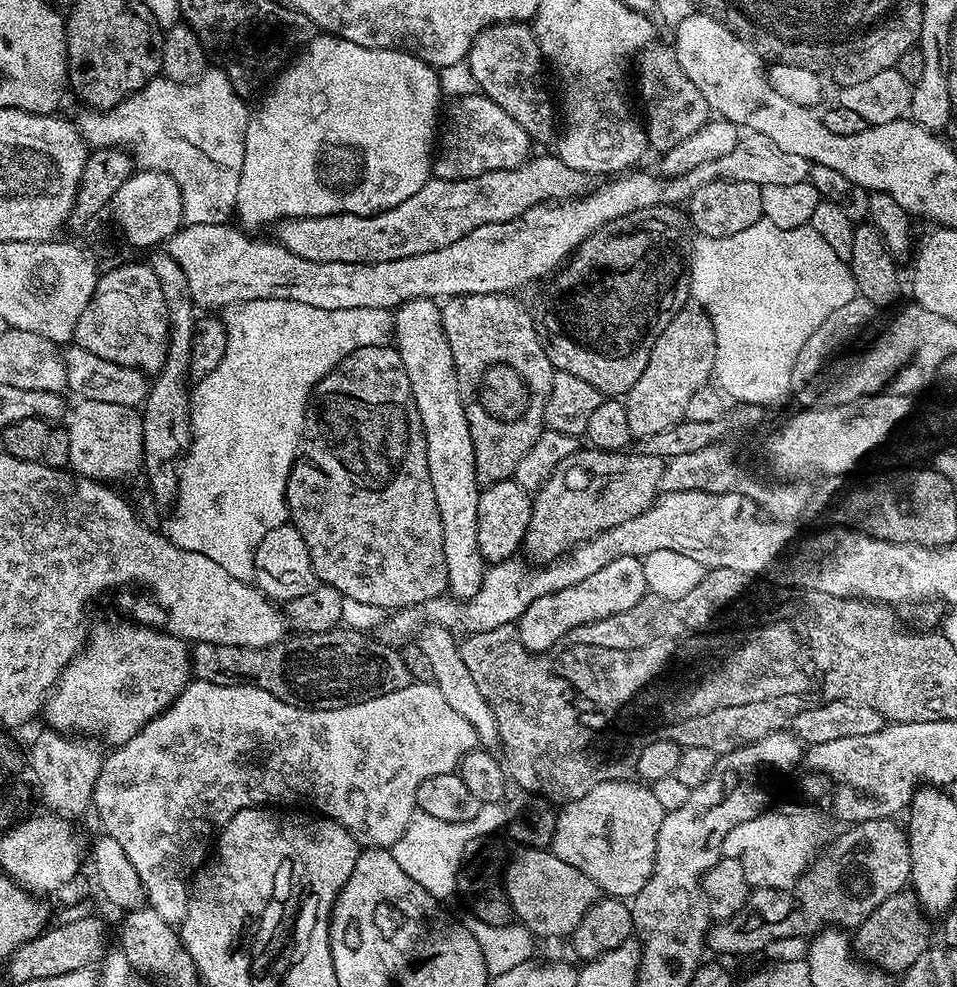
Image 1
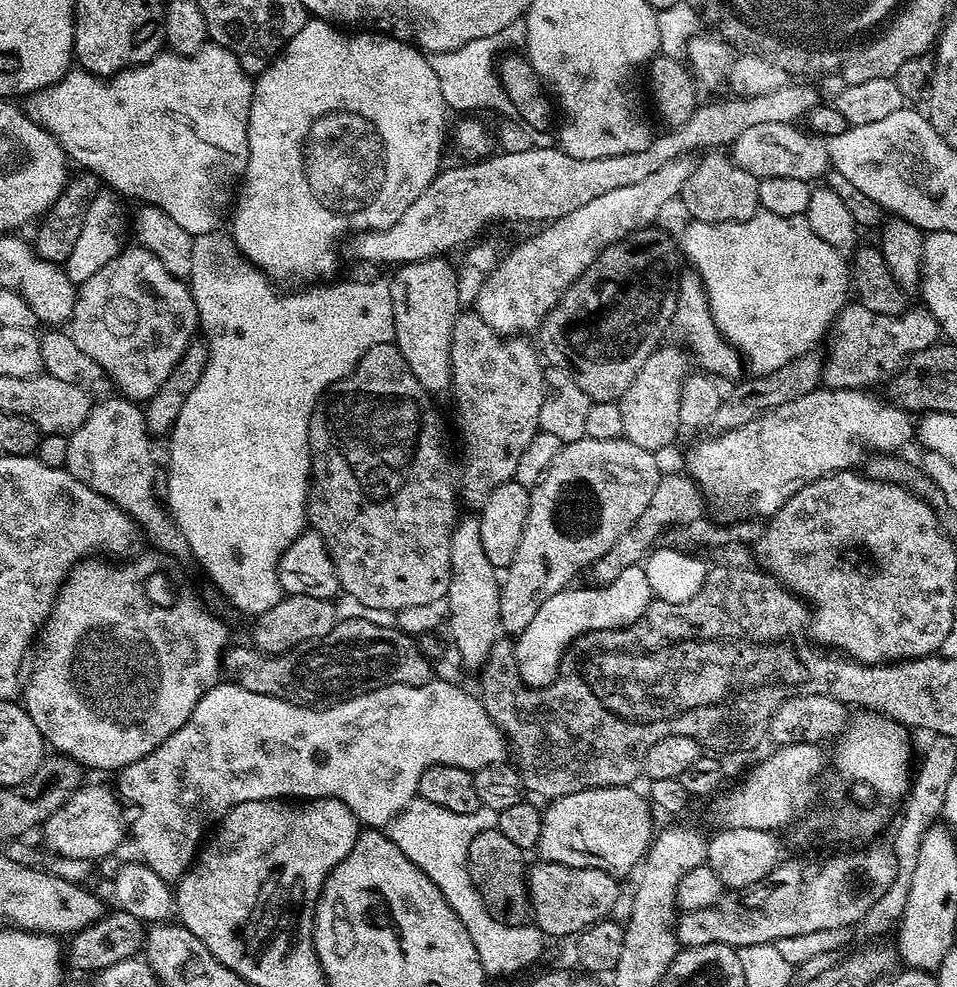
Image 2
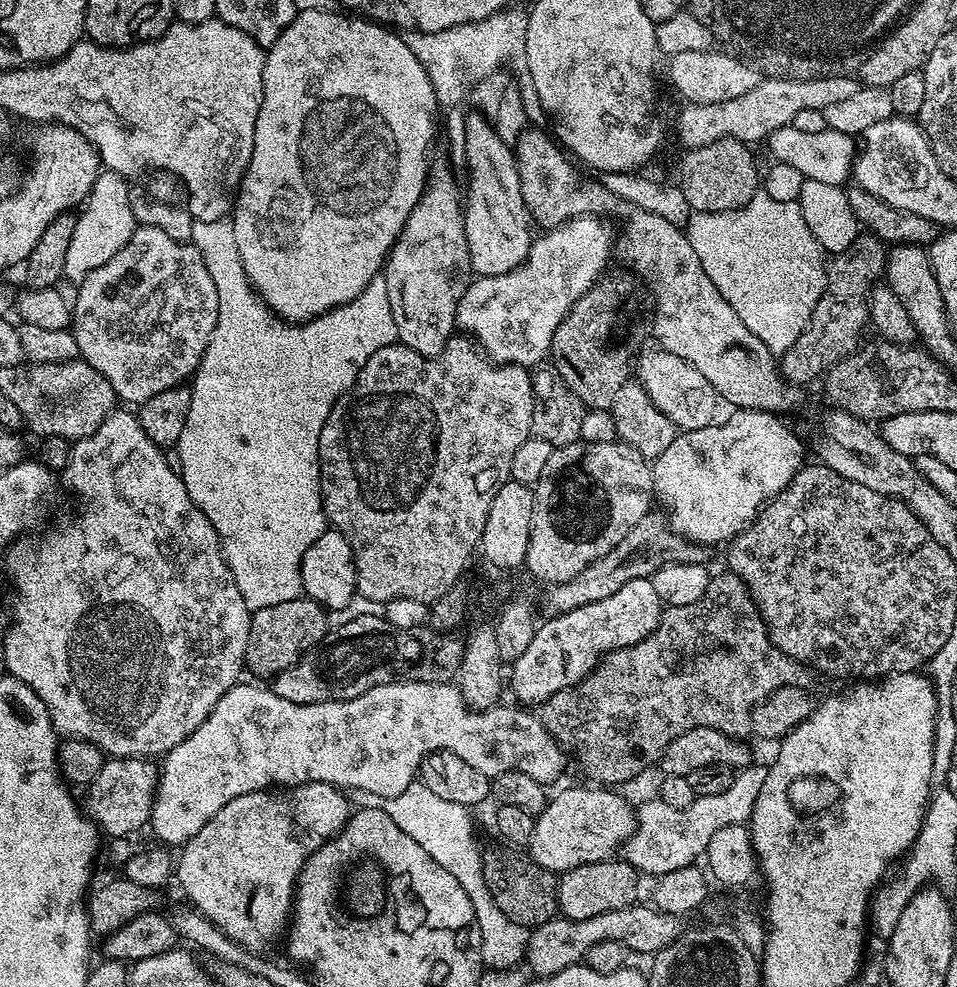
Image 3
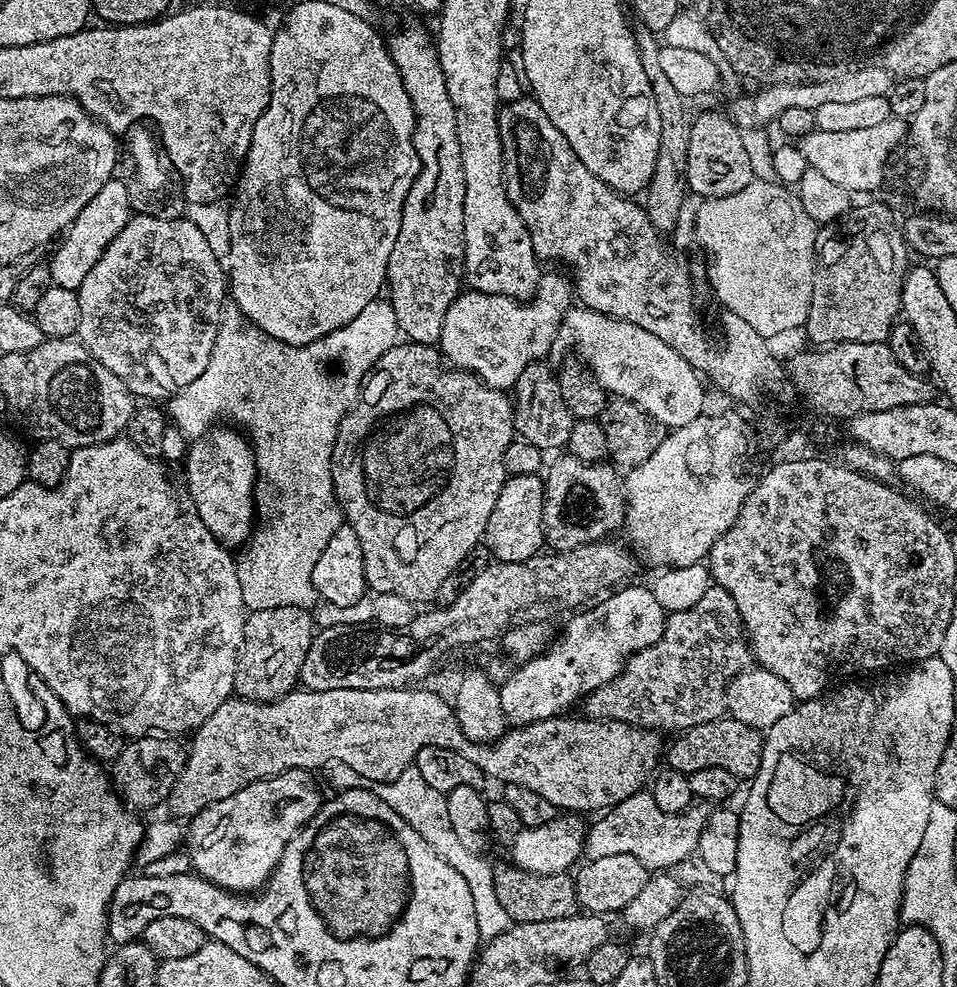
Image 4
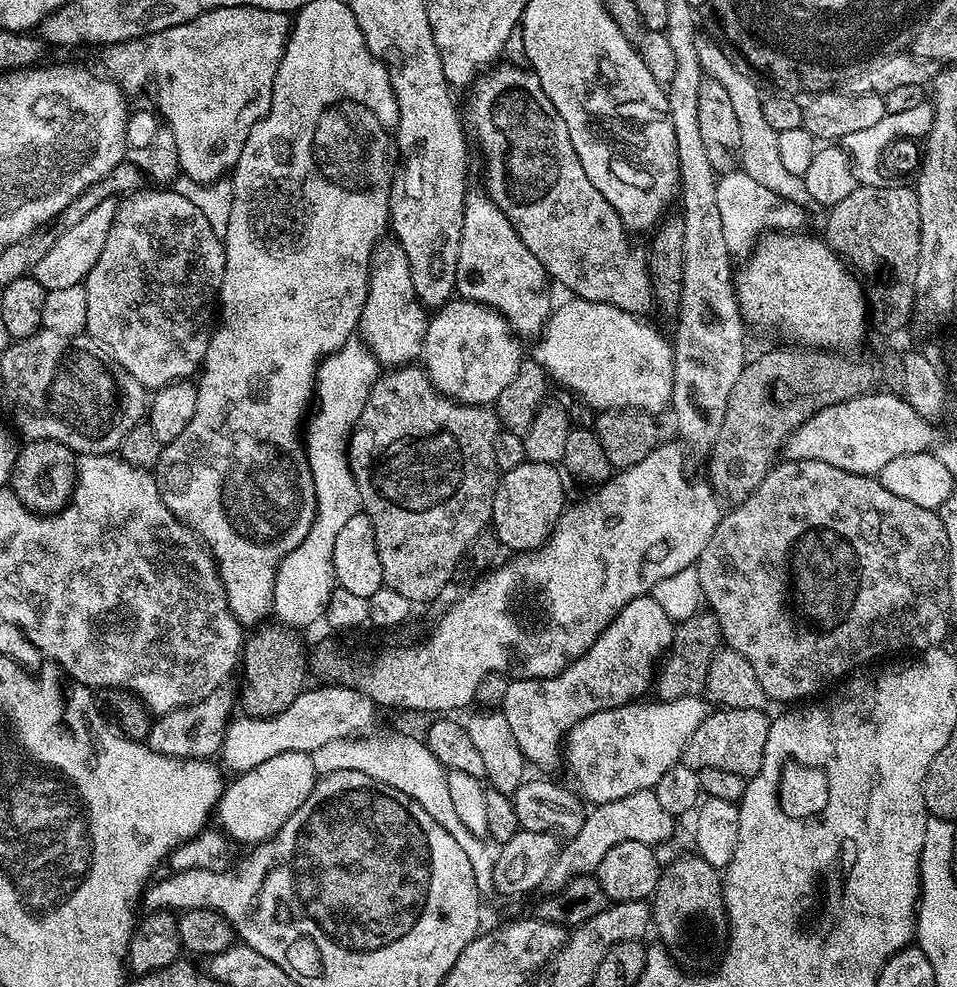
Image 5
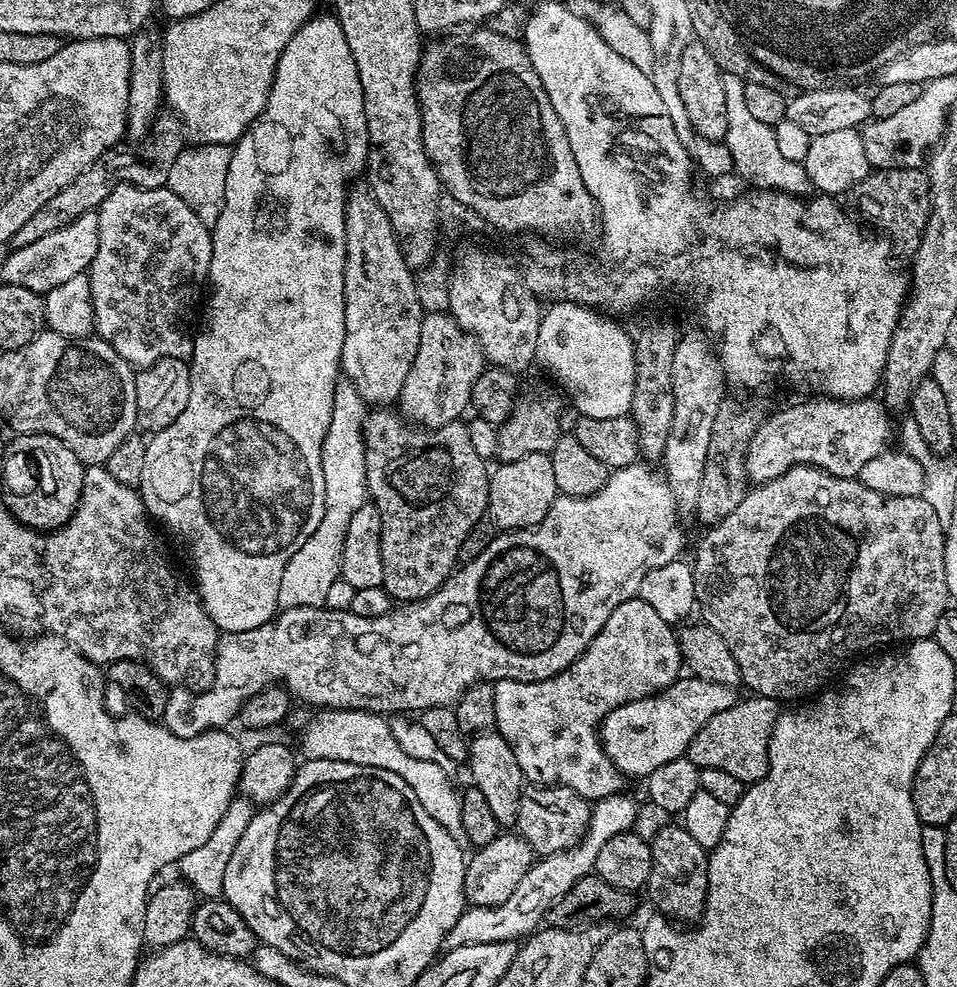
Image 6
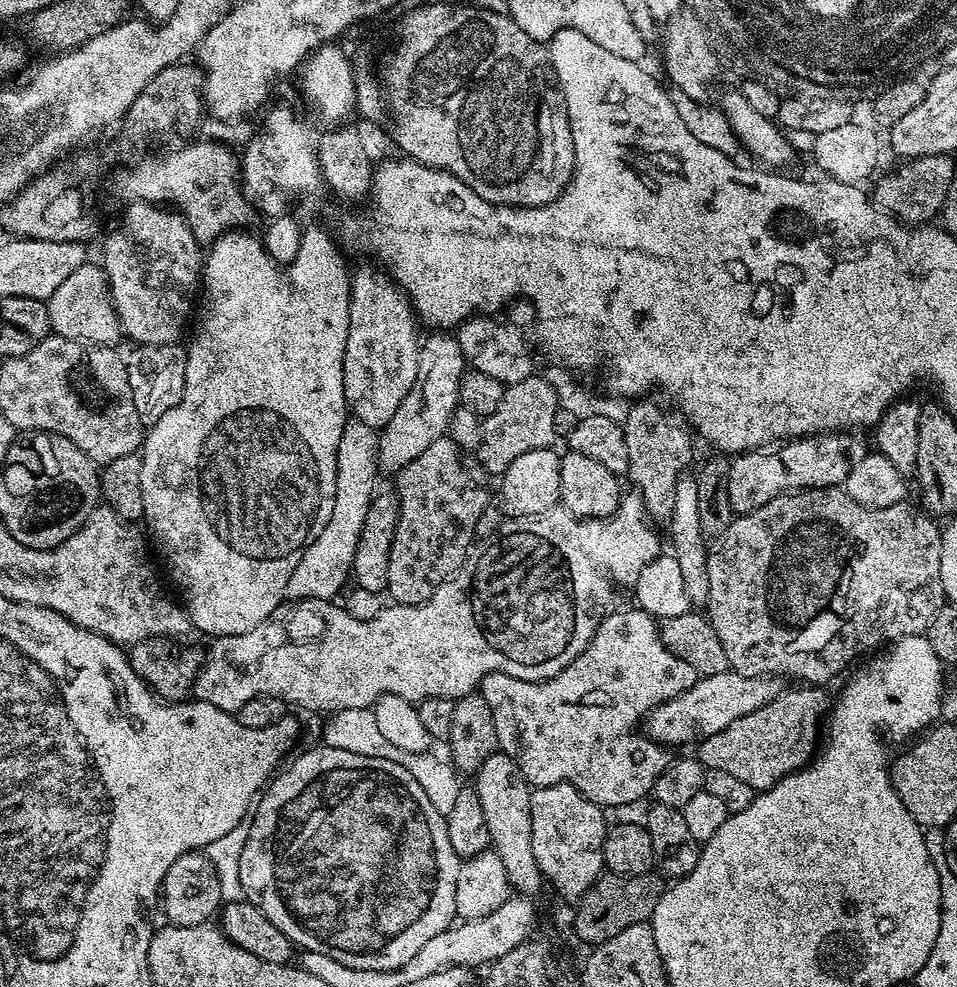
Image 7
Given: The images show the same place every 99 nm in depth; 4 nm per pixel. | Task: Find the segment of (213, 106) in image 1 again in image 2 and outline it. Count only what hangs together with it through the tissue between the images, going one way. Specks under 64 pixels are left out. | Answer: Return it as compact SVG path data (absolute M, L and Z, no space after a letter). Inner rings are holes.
M209 42L192 56L179 56L177 52L164 50L150 62L140 64L136 68L127 68L124 72L118 72L115 76L107 78L95 76L93 72L70 70L52 87L43 88L40 92L33 92L31 96L27 97L26 111L35 124L43 126L59 144L64 145L64 155L73 165L80 164L76 166L83 171L93 172L113 193L119 194L121 197L133 196L136 200L144 200L140 202L147 202L149 205L162 209L166 214L170 214L170 218L174 218L174 222L178 222L178 226L182 226L182 230L186 230L186 234L190 234L193 238L211 237L215 233L212 231L223 220L225 223L226 217L233 207L238 185L248 165L248 119L252 105L253 83L253 77L245 72L235 54L222 46Z

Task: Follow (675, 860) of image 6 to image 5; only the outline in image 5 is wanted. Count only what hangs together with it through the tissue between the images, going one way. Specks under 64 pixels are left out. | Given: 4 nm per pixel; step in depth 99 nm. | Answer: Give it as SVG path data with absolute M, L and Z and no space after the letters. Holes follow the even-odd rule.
M698 854L680 856L660 873L660 881L650 900L651 927L656 928L659 943L672 955L673 961L685 970L708 970L717 963L728 942L728 911L724 905L724 886L721 873Z

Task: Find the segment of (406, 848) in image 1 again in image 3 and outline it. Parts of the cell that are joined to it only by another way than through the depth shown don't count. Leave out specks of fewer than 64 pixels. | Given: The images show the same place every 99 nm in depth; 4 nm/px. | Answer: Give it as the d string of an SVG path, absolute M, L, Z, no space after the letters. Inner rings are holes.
M413 782L402 790L402 794L387 797L382 807L390 818L394 818L394 826L402 830L402 834L410 834L422 850L426 850L442 866L442 870L450 870L454 878L458 878L458 886L466 890L466 898L470 898L476 916L484 916L484 890L486 882L482 878L481 849L476 849L476 836L472 833L472 820L469 809L461 804L446 802L446 798L438 798L426 790L426 786Z

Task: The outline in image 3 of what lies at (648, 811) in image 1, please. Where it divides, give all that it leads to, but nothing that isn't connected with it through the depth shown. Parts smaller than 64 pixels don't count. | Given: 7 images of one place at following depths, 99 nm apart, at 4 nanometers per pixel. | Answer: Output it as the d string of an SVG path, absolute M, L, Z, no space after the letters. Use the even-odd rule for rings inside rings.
M588 786L592 788L564 788L561 790L557 796L553 795L546 807L541 810L540 815L534 819L534 830L530 834L526 845L527 855L538 865L542 866L547 872L555 872L557 874L562 872L568 872L572 868L577 868L578 866L586 866L587 864L593 864L599 860L606 860L617 855L618 849L623 845L625 840L630 838L630 834L636 828L636 814L633 805L628 805L622 797L619 796L619 791L609 790L604 786Z

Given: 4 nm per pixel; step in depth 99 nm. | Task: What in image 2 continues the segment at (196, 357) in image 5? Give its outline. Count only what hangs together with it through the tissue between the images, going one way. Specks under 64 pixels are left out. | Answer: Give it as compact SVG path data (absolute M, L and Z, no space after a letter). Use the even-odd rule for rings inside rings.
M139 246L125 247L113 260L106 262L106 266L102 266L94 278L86 278L86 282L79 285L70 321L74 346L78 346L82 354L94 358L94 362L102 366L112 381L115 391L133 402L147 402L158 386L170 378L170 370L178 366L182 354L186 354L186 350L197 339L199 328L200 315L191 287L172 276L170 270L166 270L166 266L162 266L162 262L150 254L150 250Z

